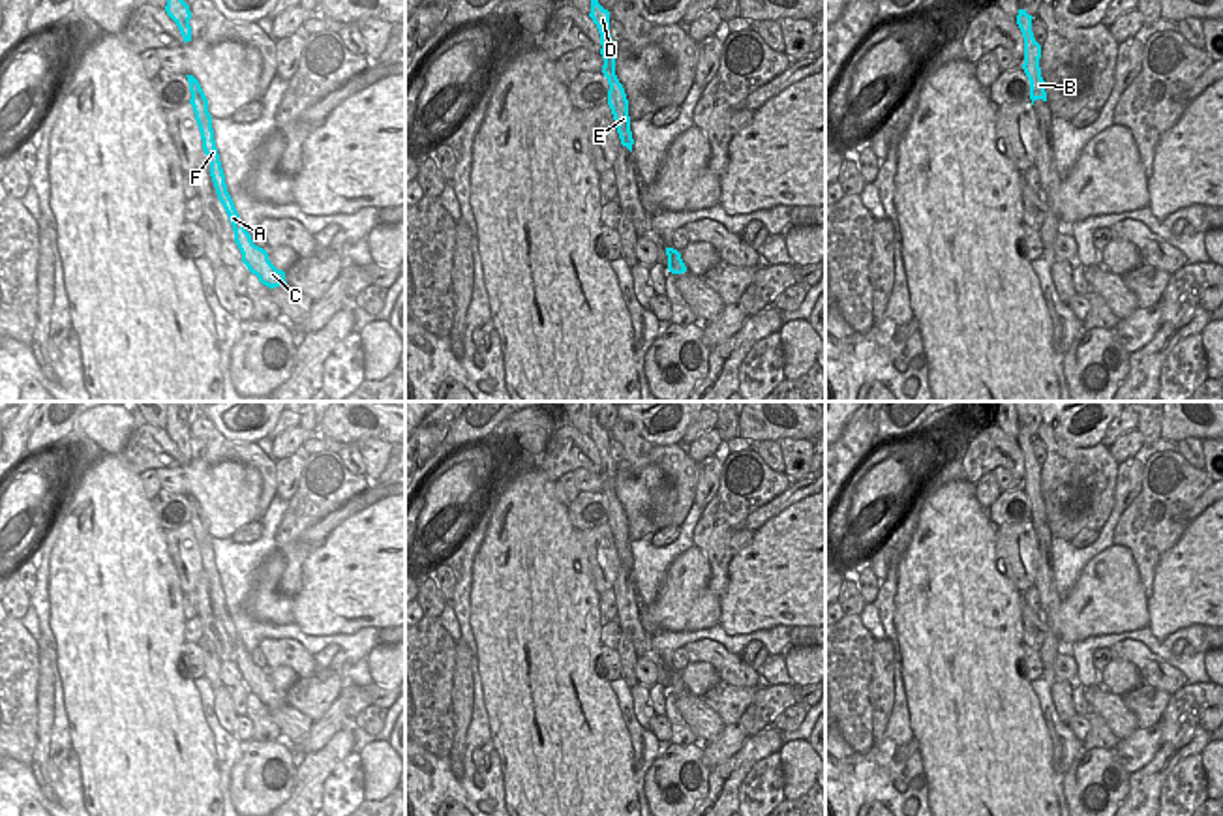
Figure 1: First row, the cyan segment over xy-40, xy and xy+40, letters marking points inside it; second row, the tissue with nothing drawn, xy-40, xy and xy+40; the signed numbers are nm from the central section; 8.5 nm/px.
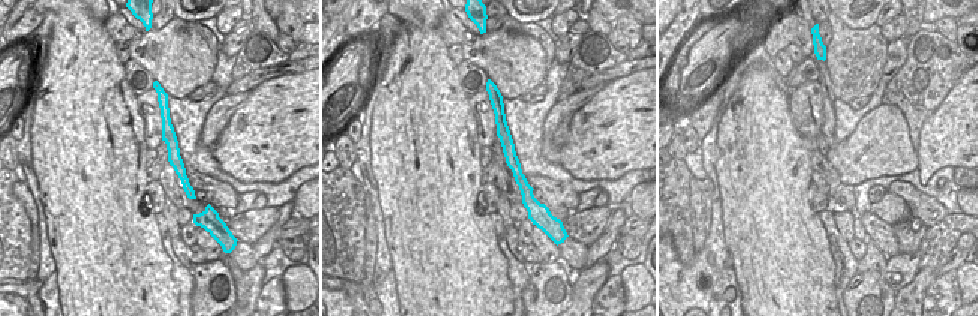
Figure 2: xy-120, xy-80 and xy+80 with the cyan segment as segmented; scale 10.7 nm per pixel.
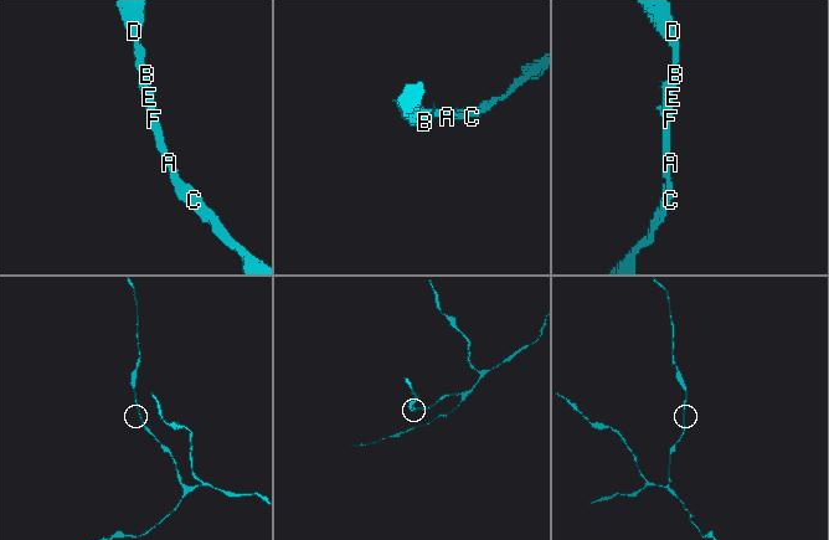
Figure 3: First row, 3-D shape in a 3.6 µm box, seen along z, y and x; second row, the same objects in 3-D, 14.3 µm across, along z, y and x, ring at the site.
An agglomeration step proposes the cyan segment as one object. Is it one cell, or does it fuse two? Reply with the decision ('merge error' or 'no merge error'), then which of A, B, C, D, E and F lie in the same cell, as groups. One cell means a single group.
no merge error; groups A B C D E F

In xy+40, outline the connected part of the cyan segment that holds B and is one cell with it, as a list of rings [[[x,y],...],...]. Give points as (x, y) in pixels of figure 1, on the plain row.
[[[1019,430],[1017,445],[1024,458],[1024,484],[1022,490],[1030,501],[1030,520],[1032,525],[1035,520],[1047,521],[1045,501],[1041,497],[1039,478],[1041,478],[1041,465],[1035,461],[1032,452],[1032,435],[1026,430]]]

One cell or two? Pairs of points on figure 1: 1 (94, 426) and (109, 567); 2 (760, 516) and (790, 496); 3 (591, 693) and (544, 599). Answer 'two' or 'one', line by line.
1: two
2: one
3: one

